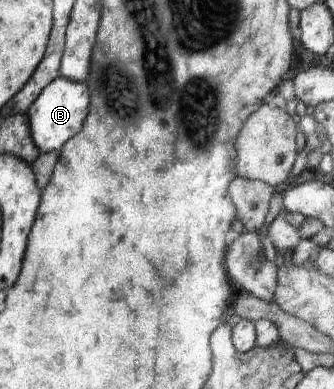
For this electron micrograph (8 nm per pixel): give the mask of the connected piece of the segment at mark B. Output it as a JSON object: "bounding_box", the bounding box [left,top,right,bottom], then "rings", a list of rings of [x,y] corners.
{"bounding_box":[26,76,90,153],"rings":[[[62,76],[56,77],[40,92],[26,114],[30,118],[33,141],[41,153],[60,152],[63,144],[80,132],[88,112],[88,104],[90,104],[88,86],[85,83],[72,82]]]}

